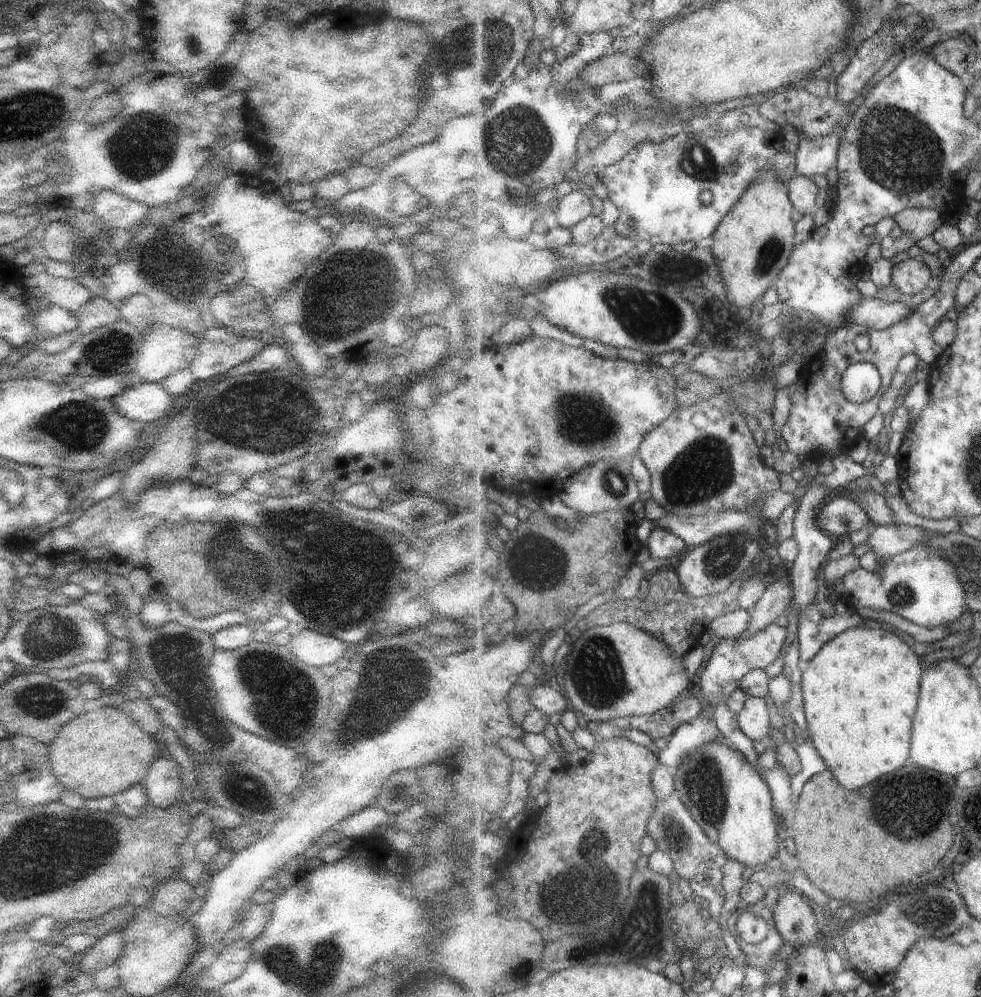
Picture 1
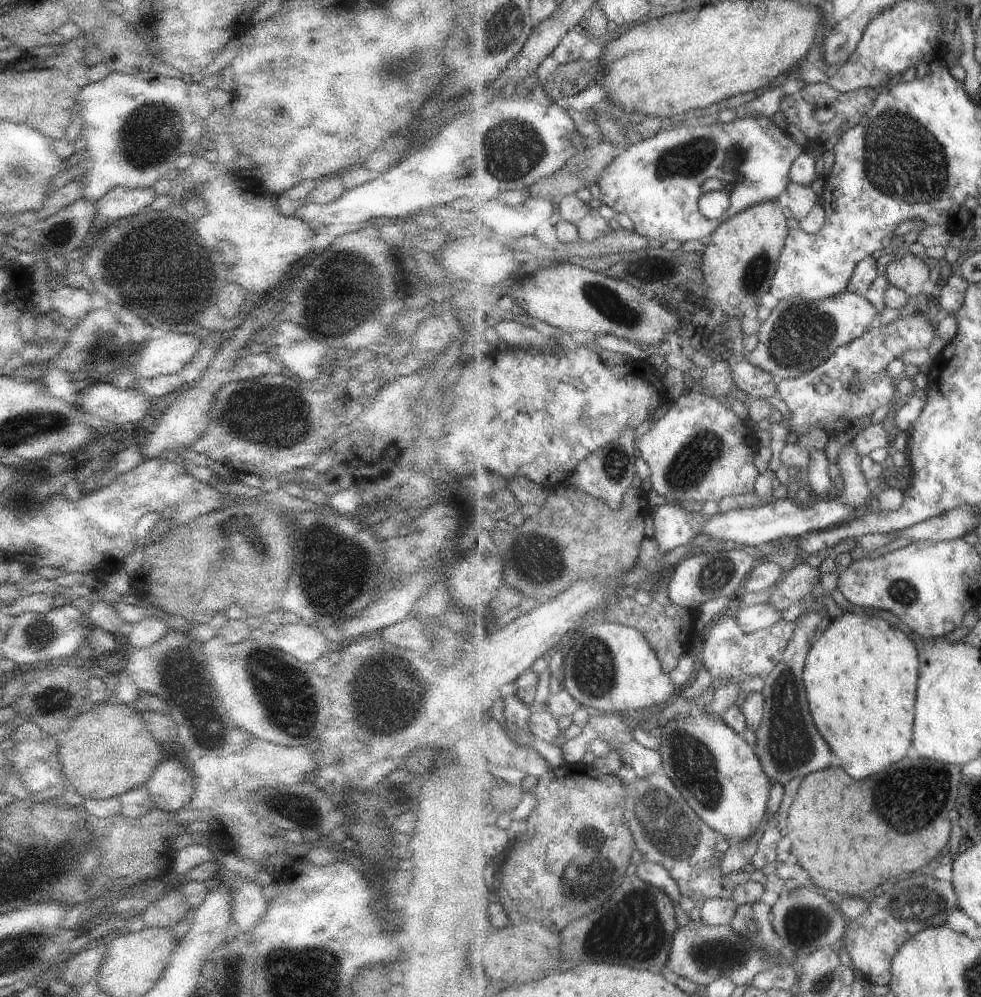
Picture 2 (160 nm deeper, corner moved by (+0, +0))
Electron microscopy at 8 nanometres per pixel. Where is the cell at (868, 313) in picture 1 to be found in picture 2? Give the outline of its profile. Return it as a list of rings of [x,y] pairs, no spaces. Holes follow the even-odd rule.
[[[850,290],[822,301],[805,301],[803,297],[795,295],[781,302],[771,302],[771,308],[770,315],[762,322],[757,334],[759,341],[754,346],[755,349],[746,353],[745,358],[751,364],[769,371],[779,381],[799,378],[812,368],[821,366],[840,346],[862,337],[870,328],[871,322],[879,316],[875,306],[867,298]]]

